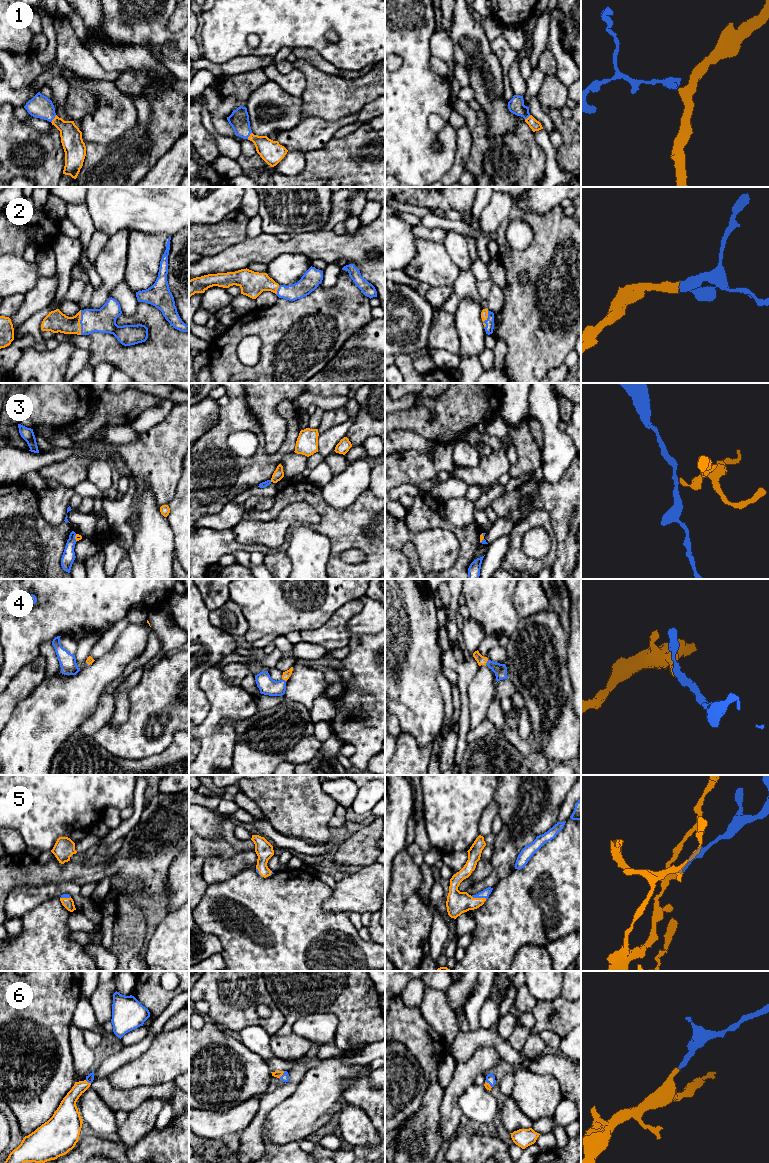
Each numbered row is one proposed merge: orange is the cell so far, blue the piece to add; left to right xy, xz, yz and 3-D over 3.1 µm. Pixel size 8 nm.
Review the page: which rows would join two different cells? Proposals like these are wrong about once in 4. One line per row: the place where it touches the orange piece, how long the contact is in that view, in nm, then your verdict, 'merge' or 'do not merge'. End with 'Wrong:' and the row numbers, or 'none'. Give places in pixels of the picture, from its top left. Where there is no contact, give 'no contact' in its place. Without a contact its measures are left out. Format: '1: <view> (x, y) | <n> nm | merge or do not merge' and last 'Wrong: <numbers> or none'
1: xy (53, 119) | 80 nm | merge
2: xy (79, 322) | 200 nm | merge
3: xy (75, 538) | 60 nm | do not merge
4: yz (486, 662) | 50 nm | merge
5: yz (479, 898) | 130 nm | merge
6: xz (282, 1074) | 70 nm | merge
Wrong: 3

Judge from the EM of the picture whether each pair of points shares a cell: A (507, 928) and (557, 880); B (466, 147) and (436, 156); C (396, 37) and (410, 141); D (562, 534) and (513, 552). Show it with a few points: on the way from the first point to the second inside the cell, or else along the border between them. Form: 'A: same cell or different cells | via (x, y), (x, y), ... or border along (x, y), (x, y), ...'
A: same cell | via (520, 909), (525, 904), (526, 888), (539, 873)
B: different cells | border along (457, 130), (455, 160), (446, 172)
C: same cell | via (410, 63), (410, 115)
D: different cells | border along (549, 514), (556, 539), (555, 559)

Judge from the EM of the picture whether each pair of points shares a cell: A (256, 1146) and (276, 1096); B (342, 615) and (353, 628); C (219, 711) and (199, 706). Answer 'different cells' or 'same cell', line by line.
A: same cell
B: different cells
C: different cells

